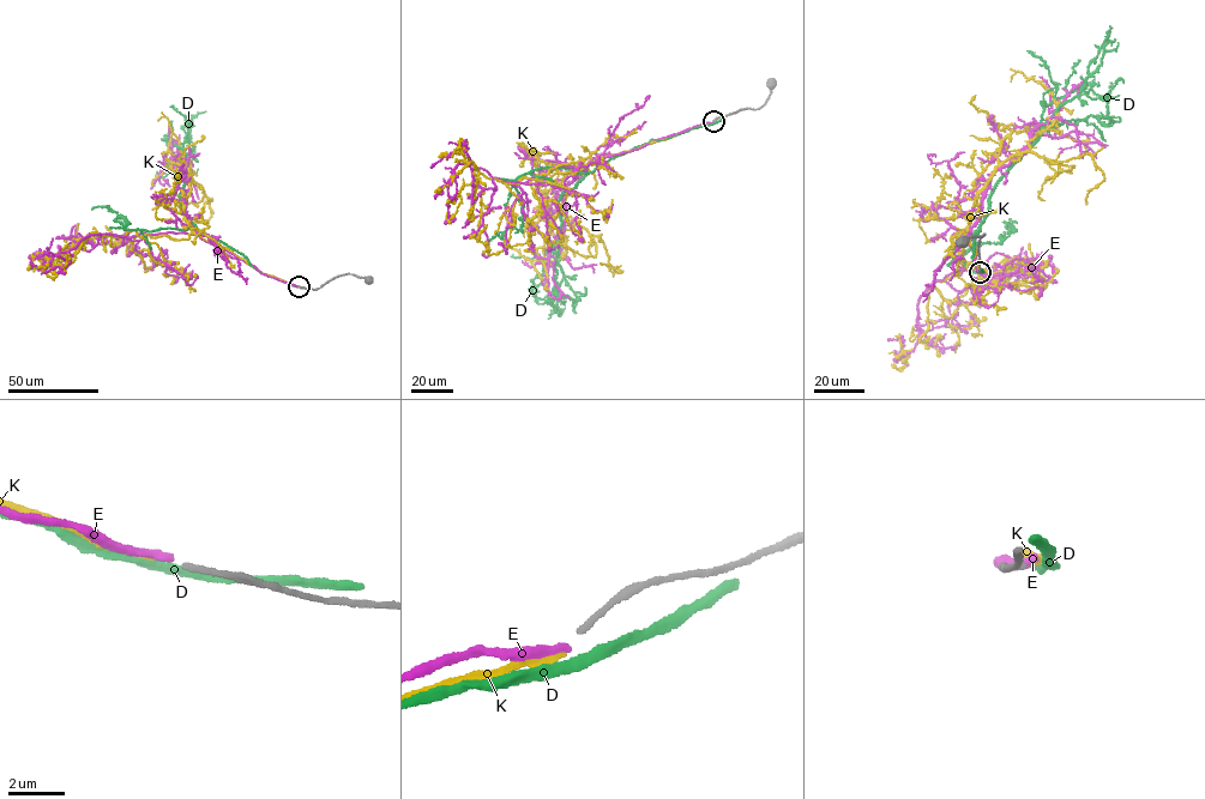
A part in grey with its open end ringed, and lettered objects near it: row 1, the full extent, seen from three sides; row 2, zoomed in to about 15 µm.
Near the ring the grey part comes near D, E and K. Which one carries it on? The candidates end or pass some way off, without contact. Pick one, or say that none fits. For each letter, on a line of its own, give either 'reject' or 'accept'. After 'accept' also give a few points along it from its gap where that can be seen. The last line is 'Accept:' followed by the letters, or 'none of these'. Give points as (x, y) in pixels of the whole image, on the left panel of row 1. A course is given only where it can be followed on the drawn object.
D: reject
E: reject
K: reject
Accept: none of these

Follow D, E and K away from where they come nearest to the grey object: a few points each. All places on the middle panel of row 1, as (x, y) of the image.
D: (714, 122), (618, 155), (561, 195), (556, 259), (564, 278), (547, 295), (550, 304), (565, 308)
E: (712, 122), (592, 158), (584, 170), (556, 164), (524, 183), (458, 164), (447, 183), (447, 221)
K: (712, 122), (592, 158), (585, 167), (580, 161), (562, 163), (516, 185), (487, 177), (471, 162), (440, 191)

